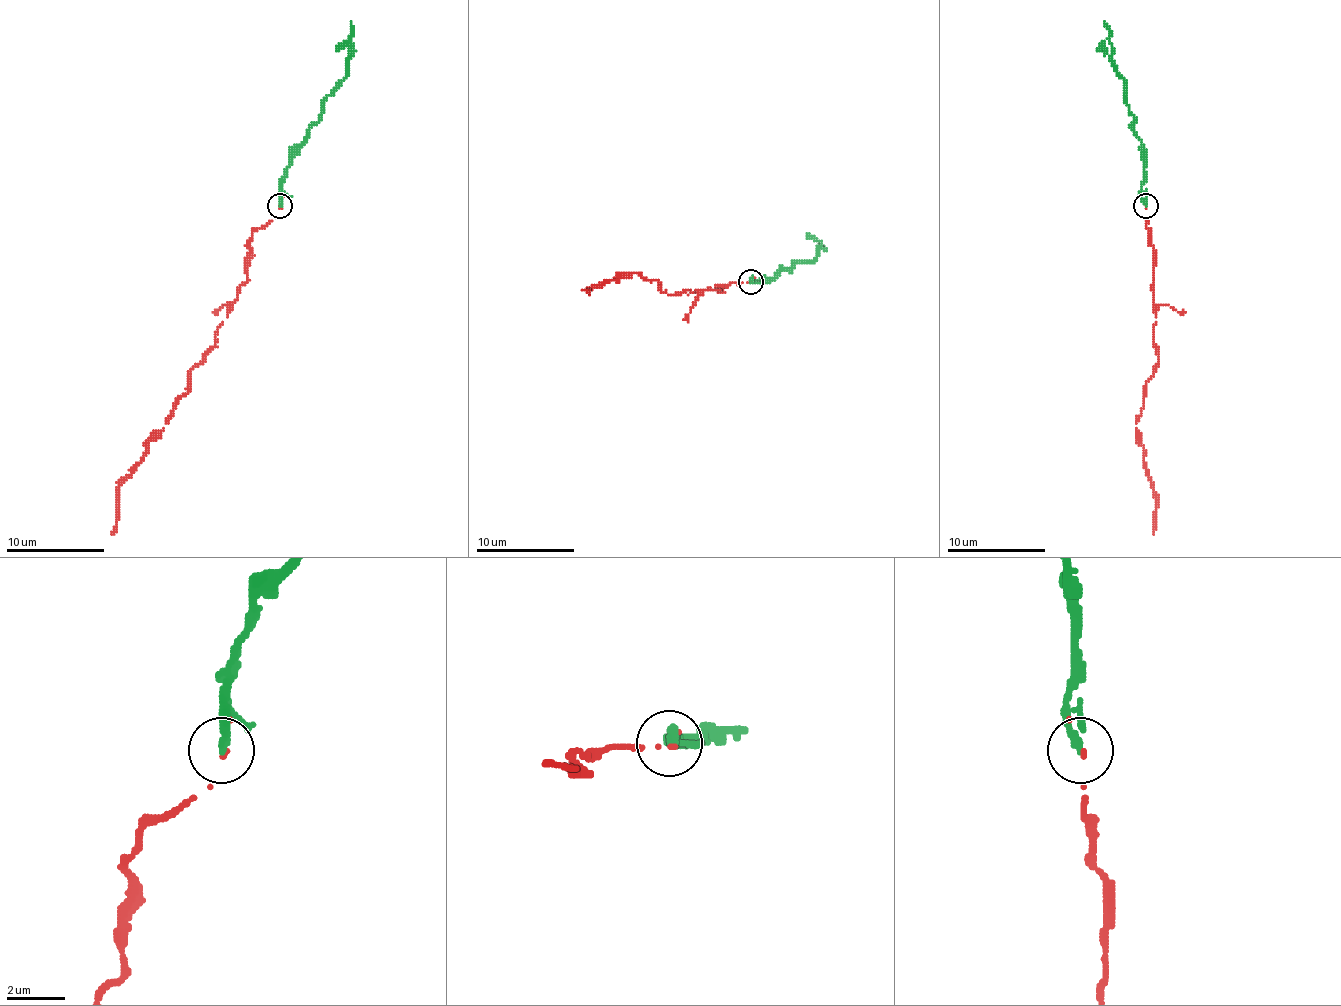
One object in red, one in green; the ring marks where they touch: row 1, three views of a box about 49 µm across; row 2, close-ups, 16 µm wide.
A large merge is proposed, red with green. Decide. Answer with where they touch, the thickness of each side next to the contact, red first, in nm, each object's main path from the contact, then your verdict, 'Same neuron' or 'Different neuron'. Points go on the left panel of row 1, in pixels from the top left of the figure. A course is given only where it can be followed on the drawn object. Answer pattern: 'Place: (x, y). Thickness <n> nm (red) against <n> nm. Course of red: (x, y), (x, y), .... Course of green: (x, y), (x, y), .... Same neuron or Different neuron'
Place: (280, 205). Thickness 130 nm (red) against 280 nm. Course of red: (279, 206), (277, 218), (252, 233), (247, 280), (215, 347), (190, 371), (185, 393), (119, 487), (111, 534). Course of green: (279, 206), (282, 181), (291, 152), (319, 120), (324, 100), (348, 70), (351, 21). Same neuron

